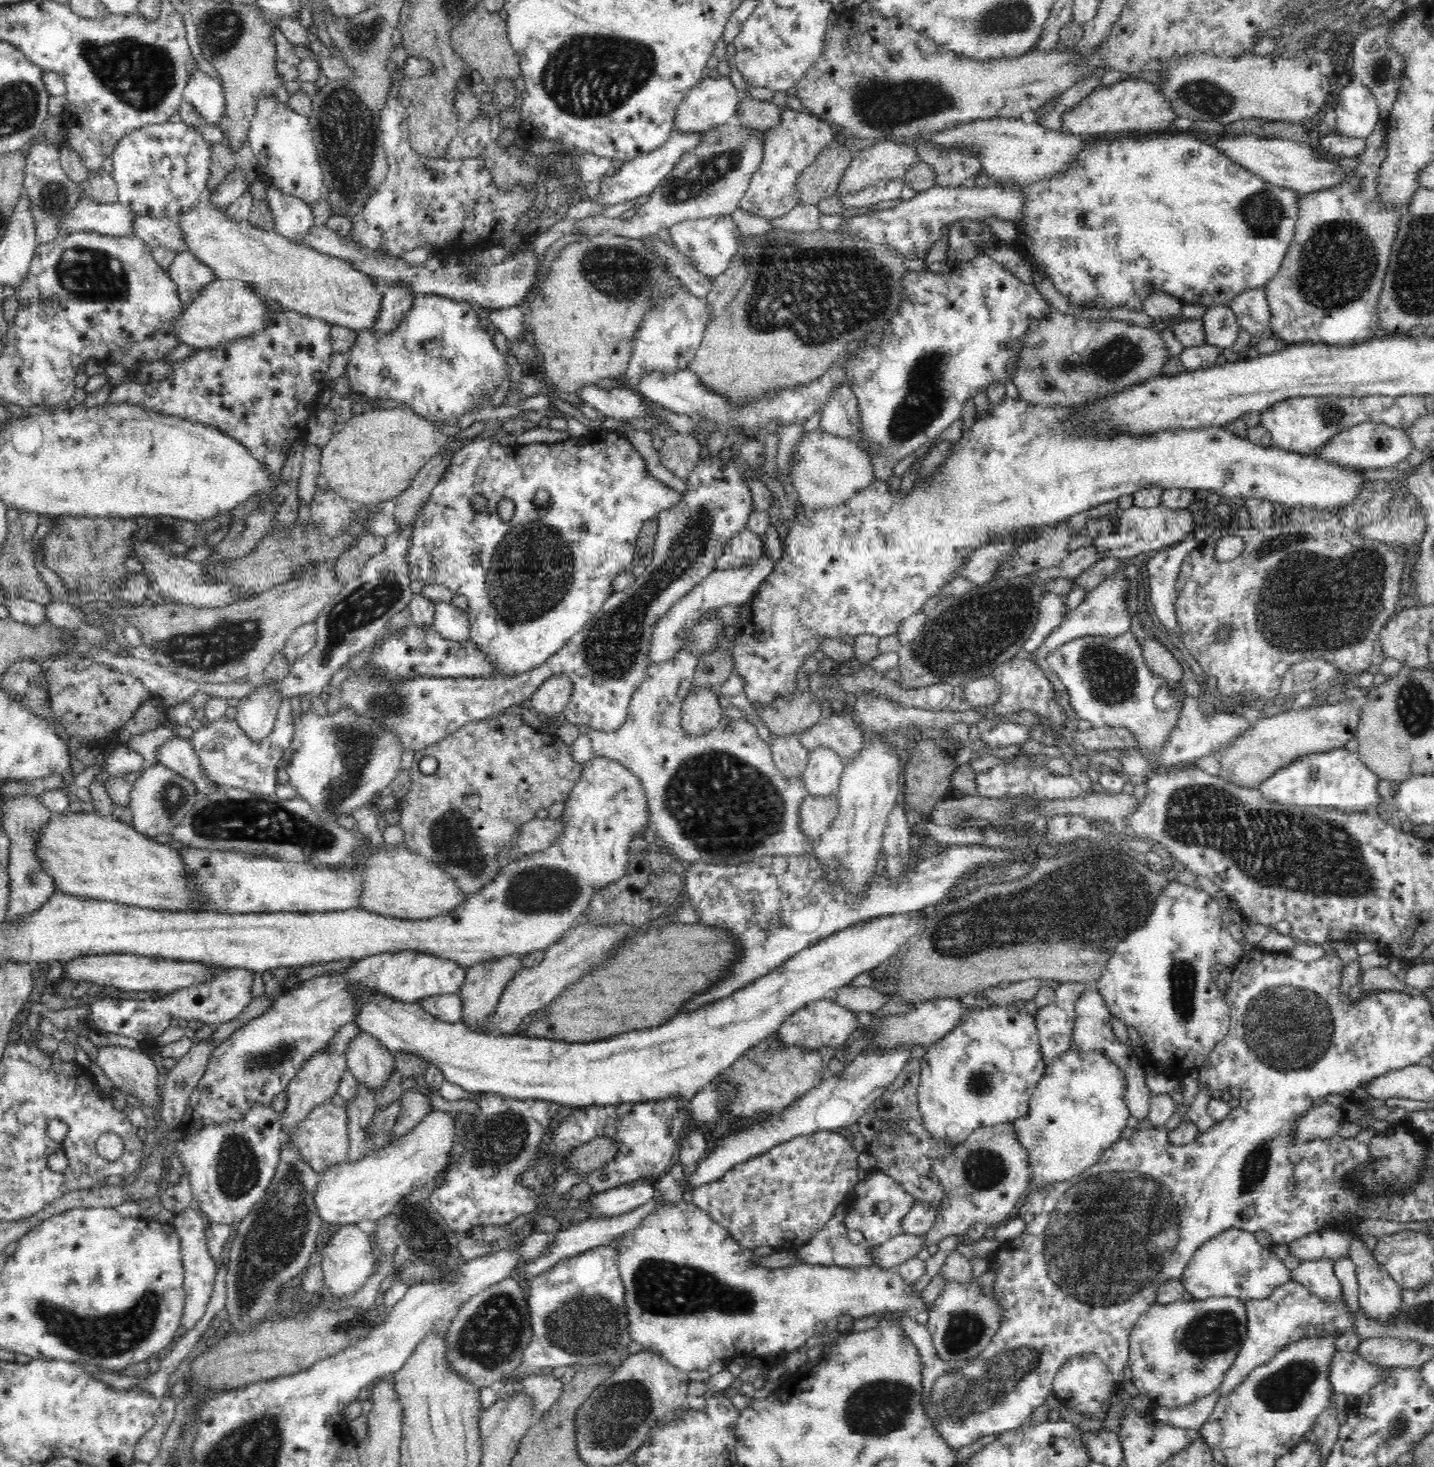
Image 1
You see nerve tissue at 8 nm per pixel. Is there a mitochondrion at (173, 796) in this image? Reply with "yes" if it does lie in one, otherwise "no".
yes

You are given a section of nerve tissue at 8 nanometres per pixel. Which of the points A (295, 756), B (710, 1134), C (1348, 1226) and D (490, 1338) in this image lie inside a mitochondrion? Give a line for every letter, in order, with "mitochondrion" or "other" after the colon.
A: other
B: other
C: other
D: mitochondrion

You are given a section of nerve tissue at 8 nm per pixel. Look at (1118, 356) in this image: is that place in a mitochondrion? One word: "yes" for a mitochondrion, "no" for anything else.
yes

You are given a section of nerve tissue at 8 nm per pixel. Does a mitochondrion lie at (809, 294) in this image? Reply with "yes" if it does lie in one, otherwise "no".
yes

